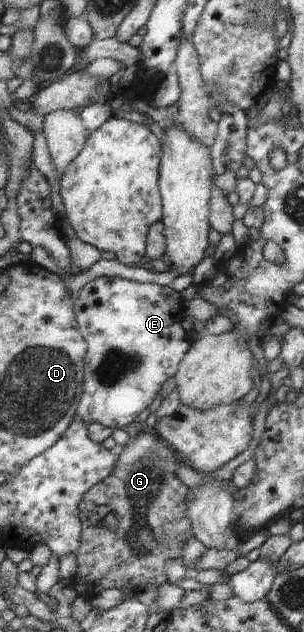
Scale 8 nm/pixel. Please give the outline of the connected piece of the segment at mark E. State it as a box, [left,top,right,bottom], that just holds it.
[74,277,193,429]

